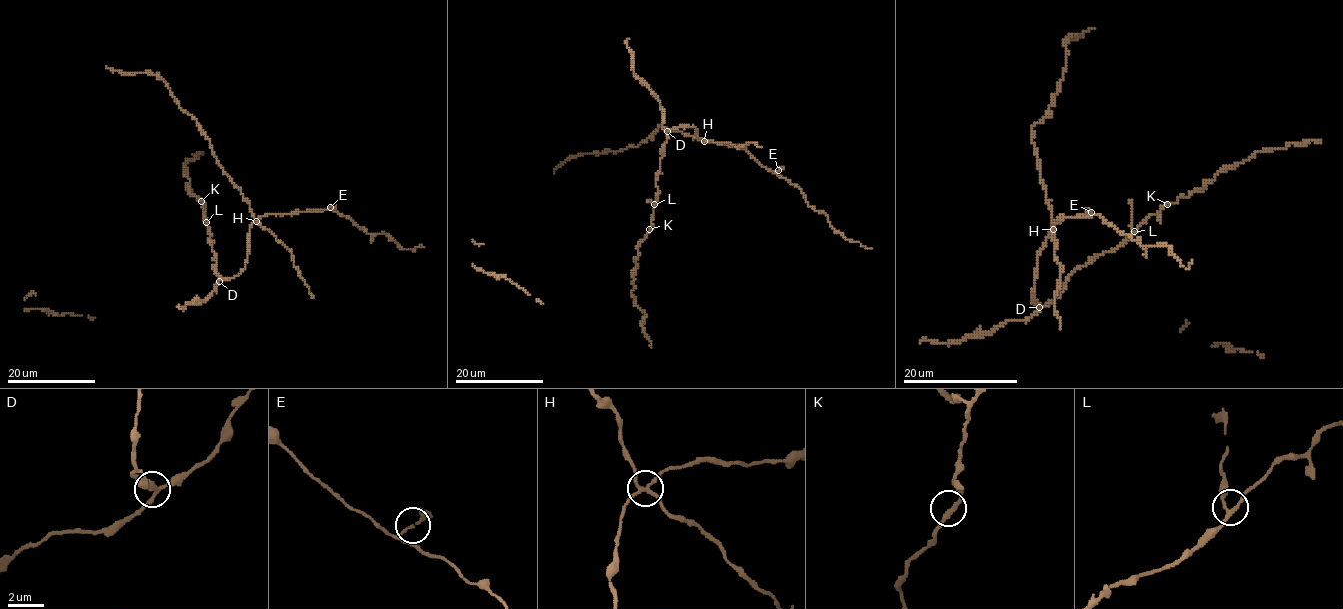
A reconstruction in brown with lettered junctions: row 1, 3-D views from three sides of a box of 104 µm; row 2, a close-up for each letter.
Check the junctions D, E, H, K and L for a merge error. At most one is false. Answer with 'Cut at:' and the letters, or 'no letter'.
Cut at: H

